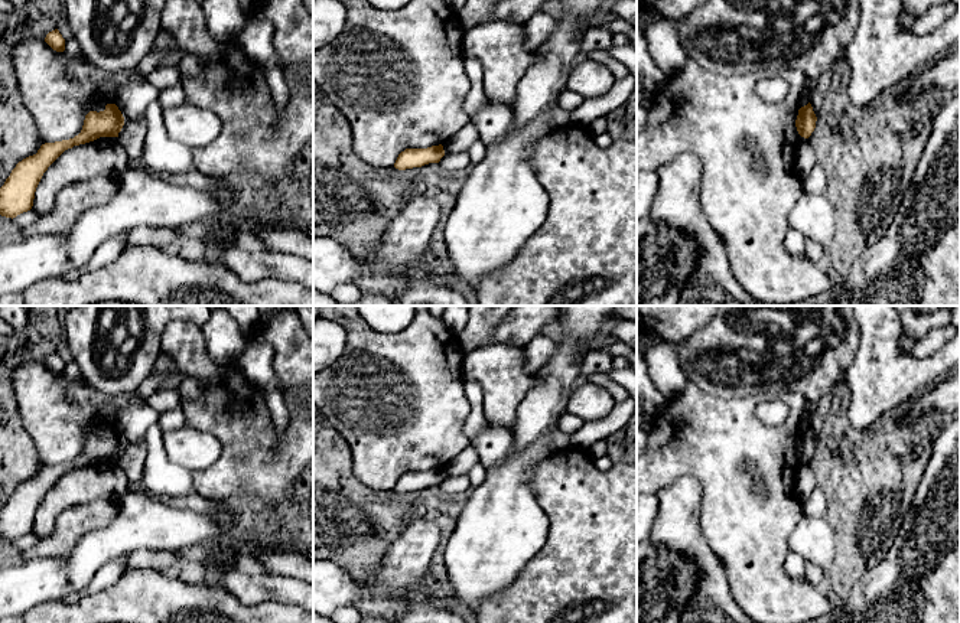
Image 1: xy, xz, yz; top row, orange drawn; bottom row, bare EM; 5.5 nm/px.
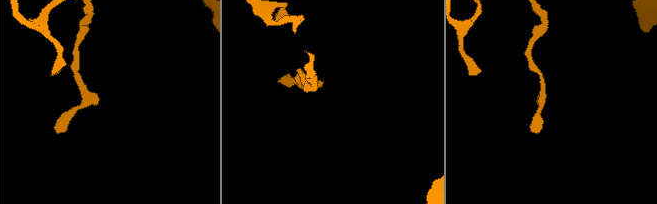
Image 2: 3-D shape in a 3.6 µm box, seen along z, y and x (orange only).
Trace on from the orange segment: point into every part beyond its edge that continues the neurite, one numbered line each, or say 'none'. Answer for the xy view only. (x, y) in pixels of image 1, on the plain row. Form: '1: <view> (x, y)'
none

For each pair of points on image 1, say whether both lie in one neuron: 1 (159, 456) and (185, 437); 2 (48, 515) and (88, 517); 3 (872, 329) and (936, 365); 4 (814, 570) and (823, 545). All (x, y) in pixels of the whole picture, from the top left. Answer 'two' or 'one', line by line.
1: two
2: two
3: one
4: two

